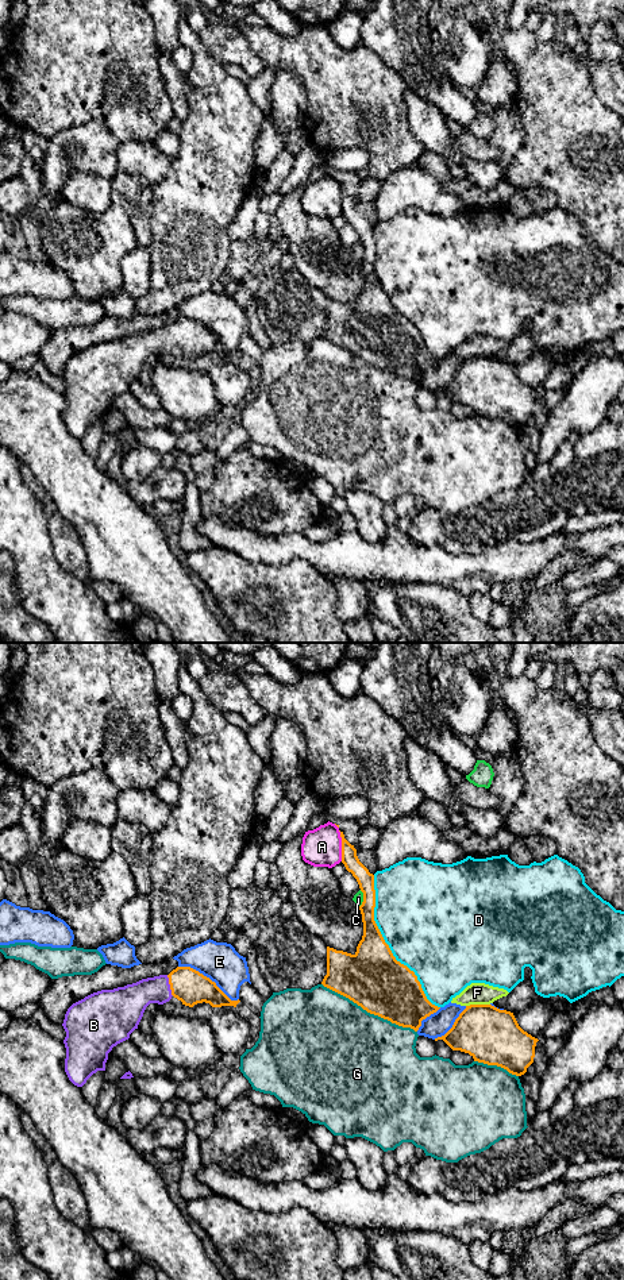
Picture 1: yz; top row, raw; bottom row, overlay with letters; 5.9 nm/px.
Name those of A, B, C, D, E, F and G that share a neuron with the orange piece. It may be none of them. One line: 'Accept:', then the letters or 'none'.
Accept: B

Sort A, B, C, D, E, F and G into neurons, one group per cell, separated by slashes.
A / B / C / D / E / F / G

